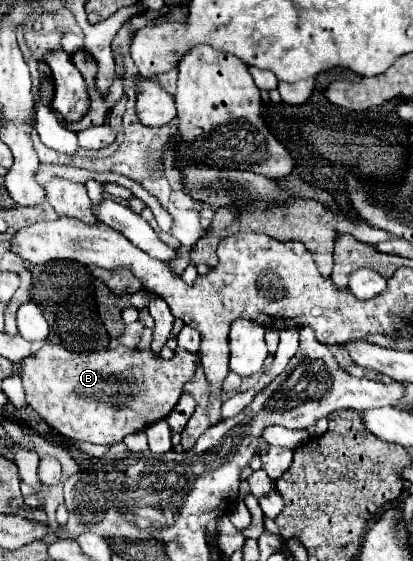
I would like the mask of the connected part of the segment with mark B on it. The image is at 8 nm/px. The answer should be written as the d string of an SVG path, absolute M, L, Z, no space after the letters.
M47 343L37 355L23 361L21 379L27 395L27 403L61 435L73 441L89 441L99 445L115 445L123 441L125 435L147 429L151 423L167 417L177 405L183 385L193 379L199 355L193 355L185 349L177 349L171 361L155 357L151 349L127 349L119 347L117 351L93 351L93 353L71 353L59 345Z

